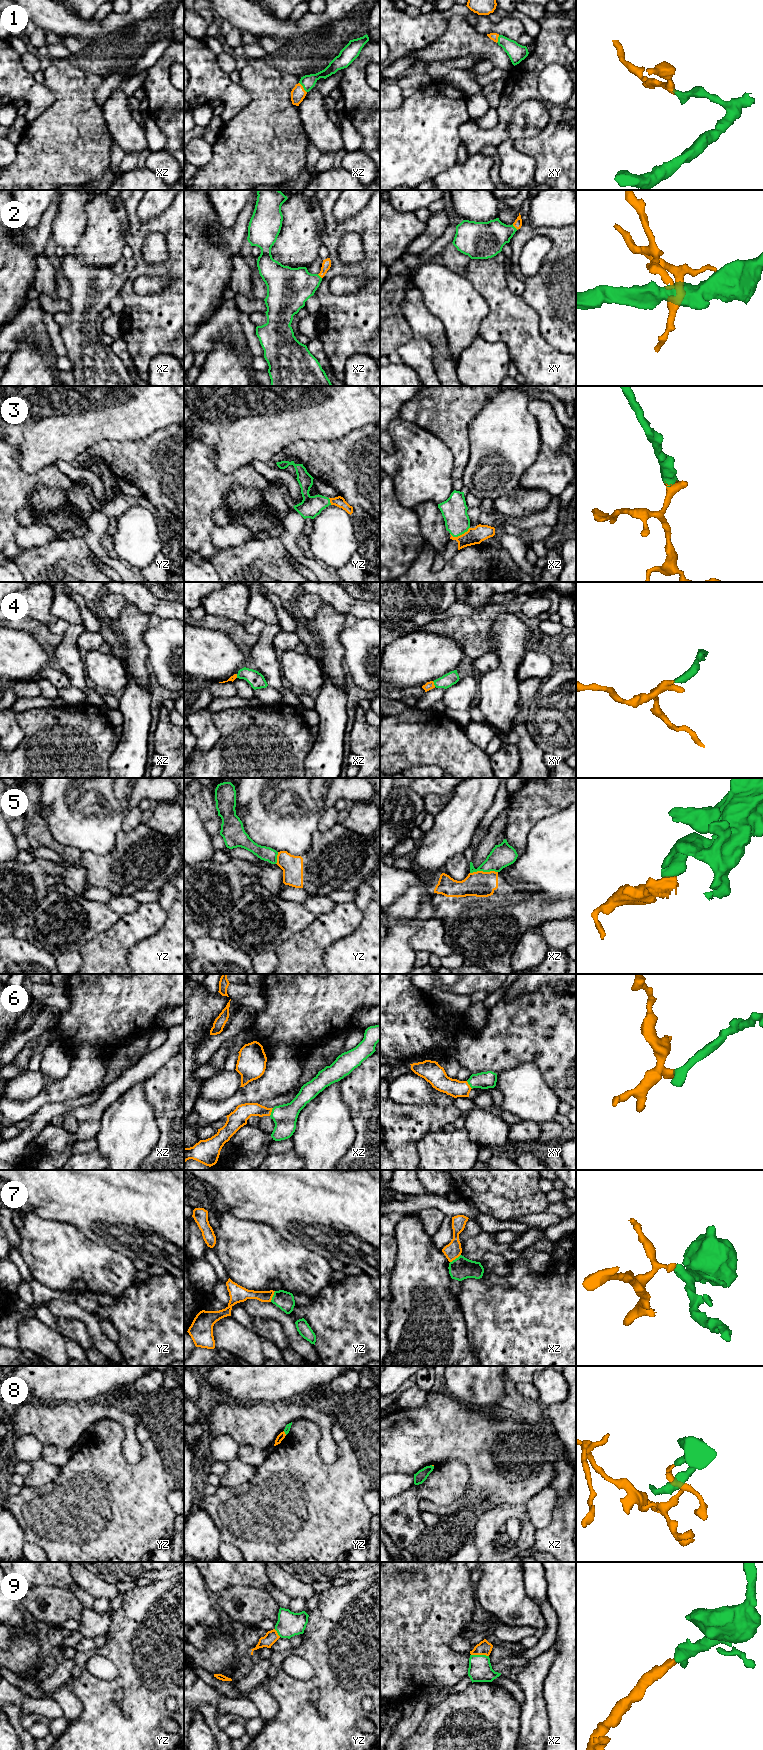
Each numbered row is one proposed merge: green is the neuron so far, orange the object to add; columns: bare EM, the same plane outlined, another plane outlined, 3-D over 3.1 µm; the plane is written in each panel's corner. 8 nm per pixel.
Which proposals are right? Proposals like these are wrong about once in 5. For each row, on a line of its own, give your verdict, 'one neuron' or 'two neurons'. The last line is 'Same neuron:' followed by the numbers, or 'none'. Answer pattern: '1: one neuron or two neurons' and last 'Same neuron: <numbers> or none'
1: one neuron
2: one neuron
3: one neuron
4: one neuron
5: two neurons
6: one neuron
7: two neurons
8: two neurons
9: one neuron
Same neuron: 1, 2, 3, 4, 6, 9

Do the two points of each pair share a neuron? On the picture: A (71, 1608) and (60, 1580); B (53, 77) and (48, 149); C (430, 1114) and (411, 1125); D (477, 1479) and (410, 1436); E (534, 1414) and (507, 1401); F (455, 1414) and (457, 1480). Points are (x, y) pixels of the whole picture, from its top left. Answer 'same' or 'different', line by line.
A: different
B: same
C: same
D: same
E: same
F: different

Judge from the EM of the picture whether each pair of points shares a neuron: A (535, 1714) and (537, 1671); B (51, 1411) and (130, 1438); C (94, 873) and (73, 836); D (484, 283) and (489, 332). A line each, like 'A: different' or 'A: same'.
A: same
B: same
C: different
D: same

